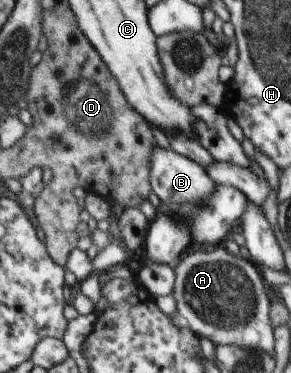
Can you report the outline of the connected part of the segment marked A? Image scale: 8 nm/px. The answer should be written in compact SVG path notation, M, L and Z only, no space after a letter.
M214 246L213 251L195 251L182 256L173 268L175 283L172 296L176 301L176 311L183 315L189 328L200 337L210 339L215 346L237 346L255 350L275 357L273 350L273 330L270 320L271 299L267 293L267 284L261 275L259 265L252 259L236 257L227 248Z

